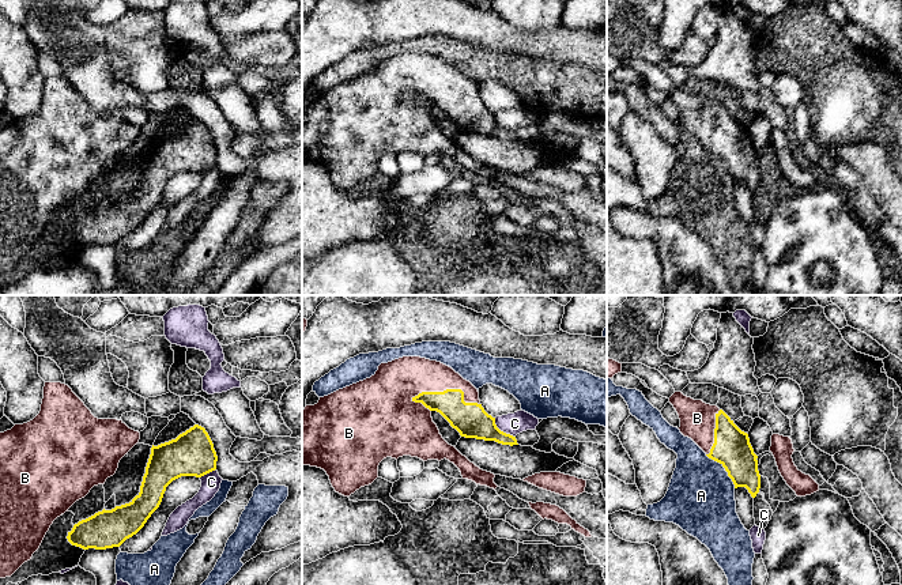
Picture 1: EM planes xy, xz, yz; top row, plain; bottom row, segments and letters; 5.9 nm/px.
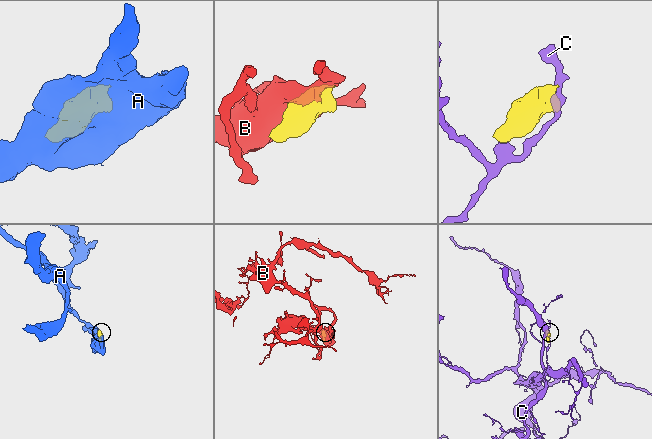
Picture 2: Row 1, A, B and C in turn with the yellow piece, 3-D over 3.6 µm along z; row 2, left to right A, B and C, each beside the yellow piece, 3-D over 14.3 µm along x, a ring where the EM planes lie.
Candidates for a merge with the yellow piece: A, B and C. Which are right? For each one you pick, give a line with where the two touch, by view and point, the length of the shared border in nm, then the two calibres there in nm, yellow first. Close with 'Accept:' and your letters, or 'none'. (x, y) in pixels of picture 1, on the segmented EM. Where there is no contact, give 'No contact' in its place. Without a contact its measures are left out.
B: Touches yellow at xz (449, 389). Shared border 400 nm. Thickness 200 nm (yellow) against 240 nm
Accept: B

